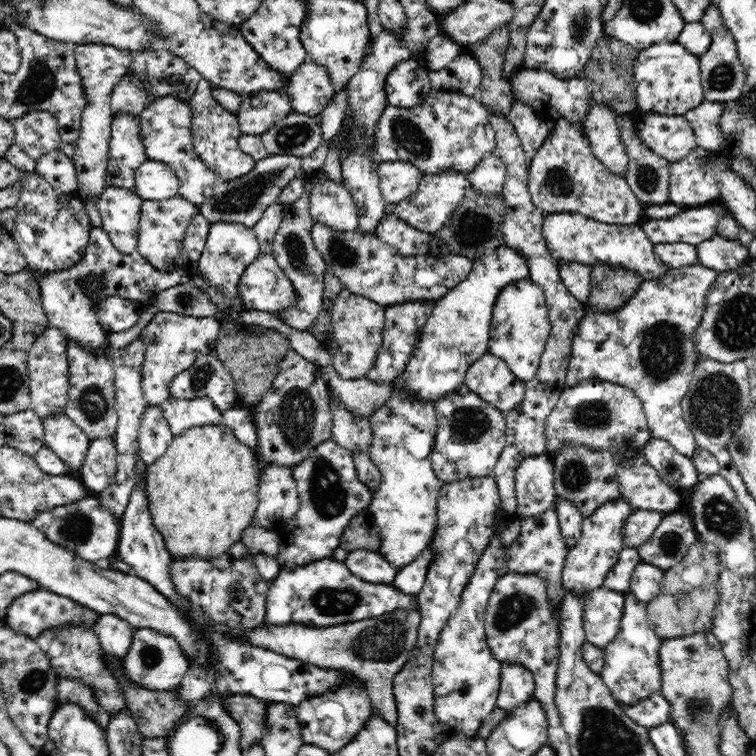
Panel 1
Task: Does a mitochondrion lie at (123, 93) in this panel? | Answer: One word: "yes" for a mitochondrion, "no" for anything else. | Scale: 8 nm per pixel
no

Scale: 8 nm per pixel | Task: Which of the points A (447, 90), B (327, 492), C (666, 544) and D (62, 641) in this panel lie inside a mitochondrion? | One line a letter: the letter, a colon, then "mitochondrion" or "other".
A: other
B: mitochondrion
C: mitochondrion
D: mitochondrion

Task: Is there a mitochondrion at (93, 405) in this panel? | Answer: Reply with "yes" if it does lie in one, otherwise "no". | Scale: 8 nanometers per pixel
yes

